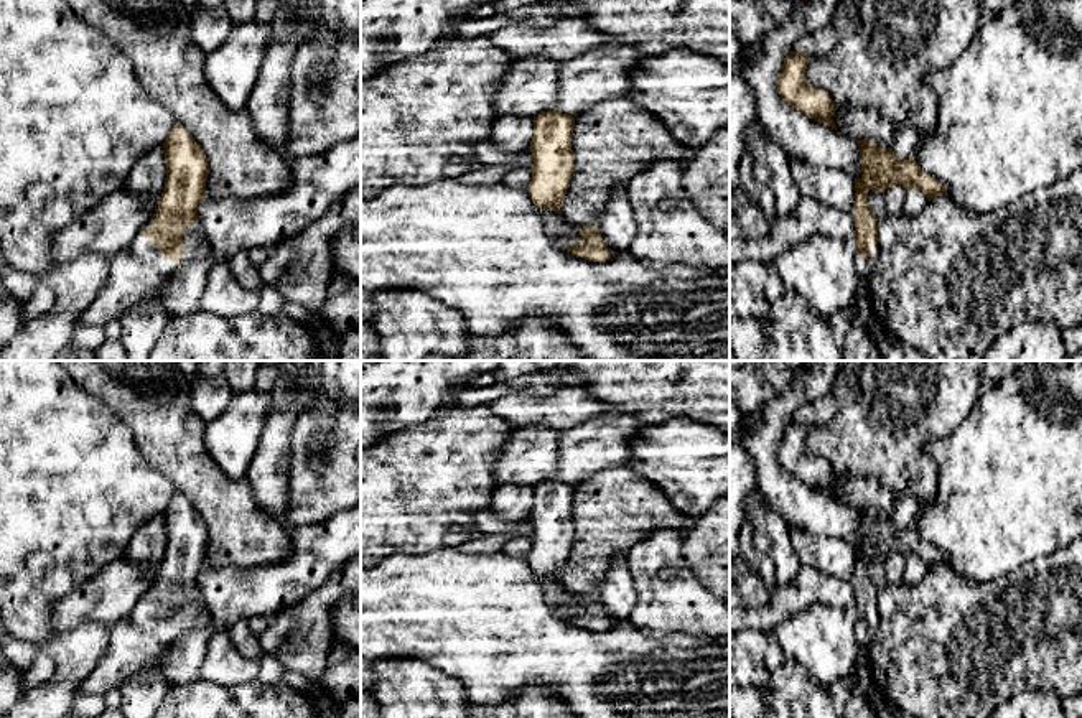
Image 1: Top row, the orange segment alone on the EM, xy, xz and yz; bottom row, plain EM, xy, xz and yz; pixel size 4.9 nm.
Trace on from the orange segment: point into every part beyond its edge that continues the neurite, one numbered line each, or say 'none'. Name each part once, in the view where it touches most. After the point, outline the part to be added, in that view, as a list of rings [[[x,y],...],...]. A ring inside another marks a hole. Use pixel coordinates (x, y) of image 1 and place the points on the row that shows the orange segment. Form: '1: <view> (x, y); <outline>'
1: xy (137, 272); [[[191,222],[181,237],[184,250],[180,254],[181,260],[176,267],[170,257],[163,257],[156,245],[138,232],[125,249],[112,255],[110,280],[82,311],[76,328],[104,328],[110,321],[119,321],[128,308],[156,296],[181,265],[191,260],[206,260],[208,249],[199,222]]]

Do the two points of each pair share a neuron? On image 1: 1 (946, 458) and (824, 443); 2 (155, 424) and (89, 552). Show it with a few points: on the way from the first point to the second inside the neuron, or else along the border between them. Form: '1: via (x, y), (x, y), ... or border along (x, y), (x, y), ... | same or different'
1: border along (956, 427), (924, 447), (934, 463), (934, 494) | different
2: border along (121, 419), (129, 428), (140, 456), (167, 480) | different

